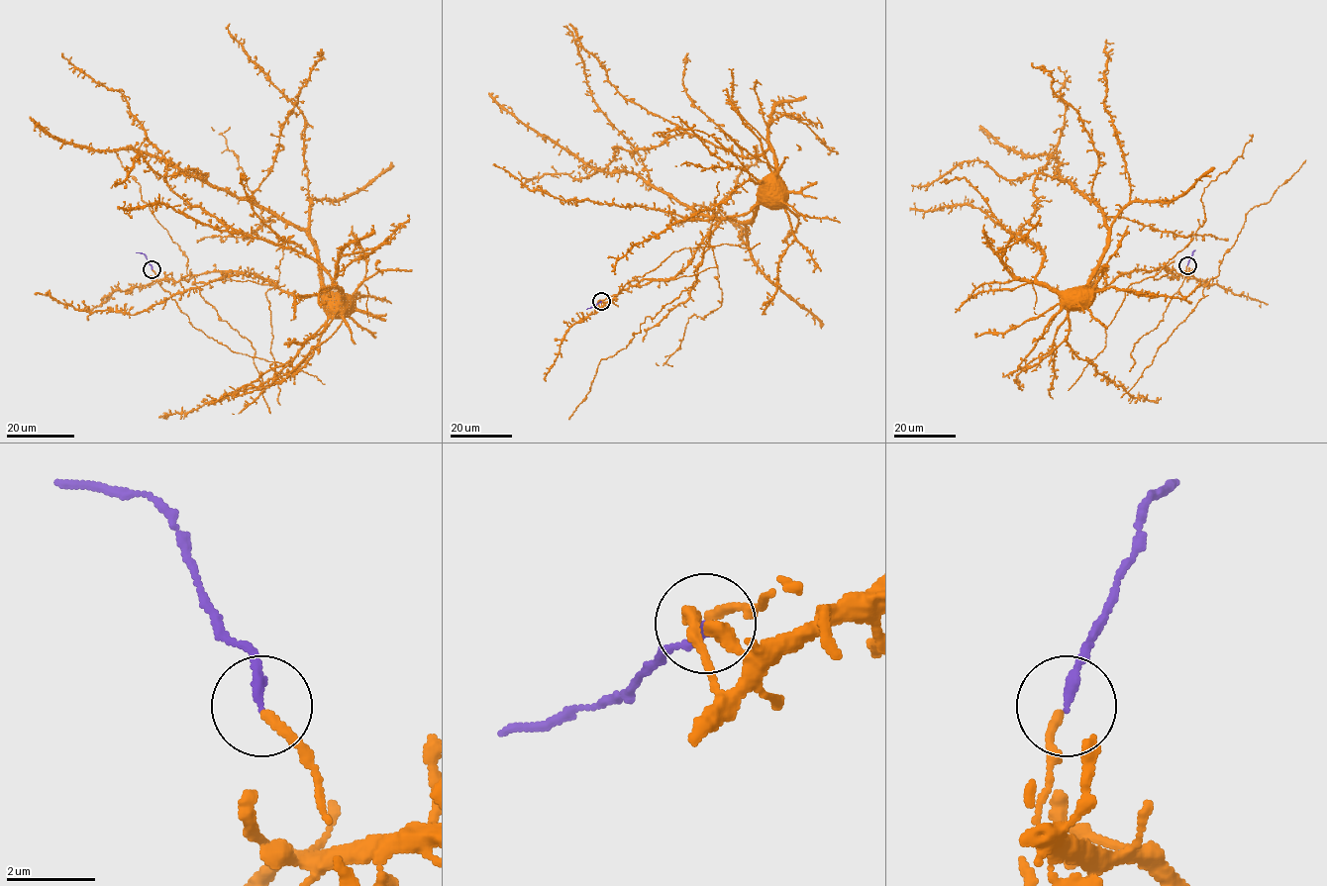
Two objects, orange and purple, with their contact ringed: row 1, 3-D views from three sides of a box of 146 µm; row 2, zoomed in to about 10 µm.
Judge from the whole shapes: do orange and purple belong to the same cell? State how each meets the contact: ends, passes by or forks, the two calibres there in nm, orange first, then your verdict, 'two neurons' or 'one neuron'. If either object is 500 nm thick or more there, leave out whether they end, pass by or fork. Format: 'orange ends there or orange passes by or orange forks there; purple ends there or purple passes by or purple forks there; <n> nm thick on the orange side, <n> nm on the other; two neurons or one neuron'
orange ends there; purple ends there; 200 nm thick on the orange side, 220 nm on the other; one neuron

